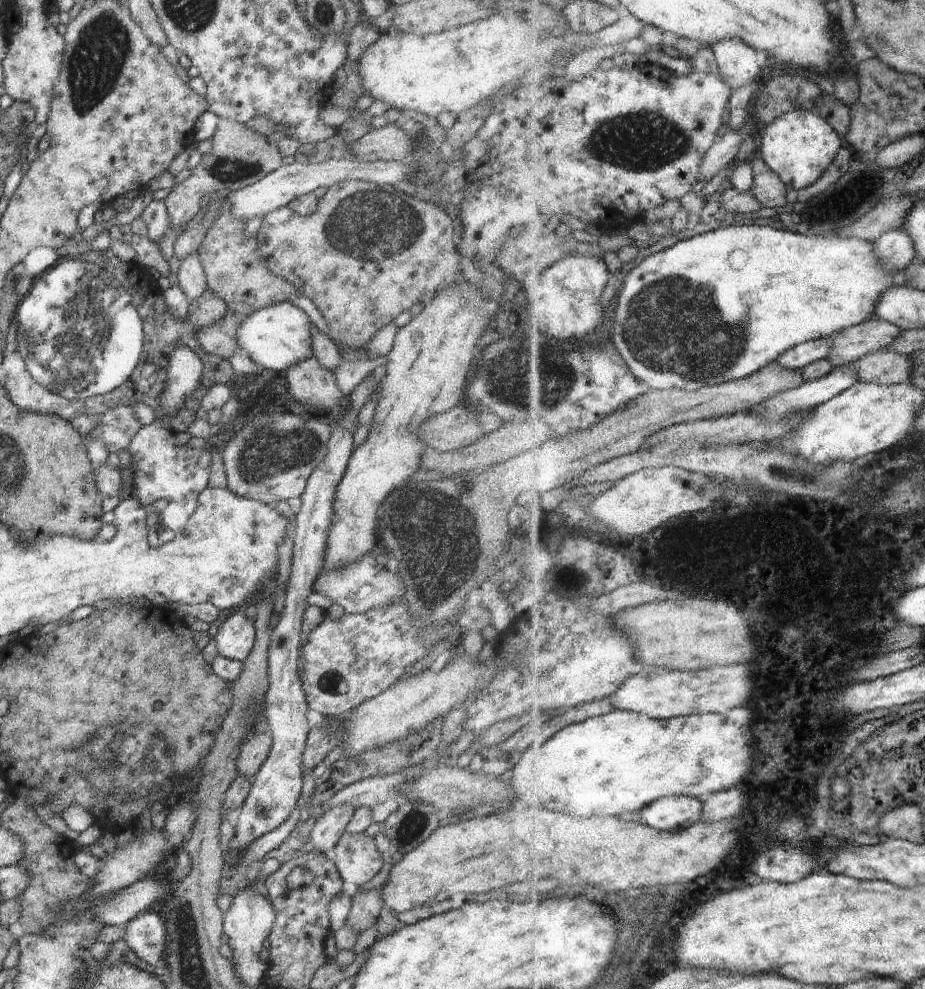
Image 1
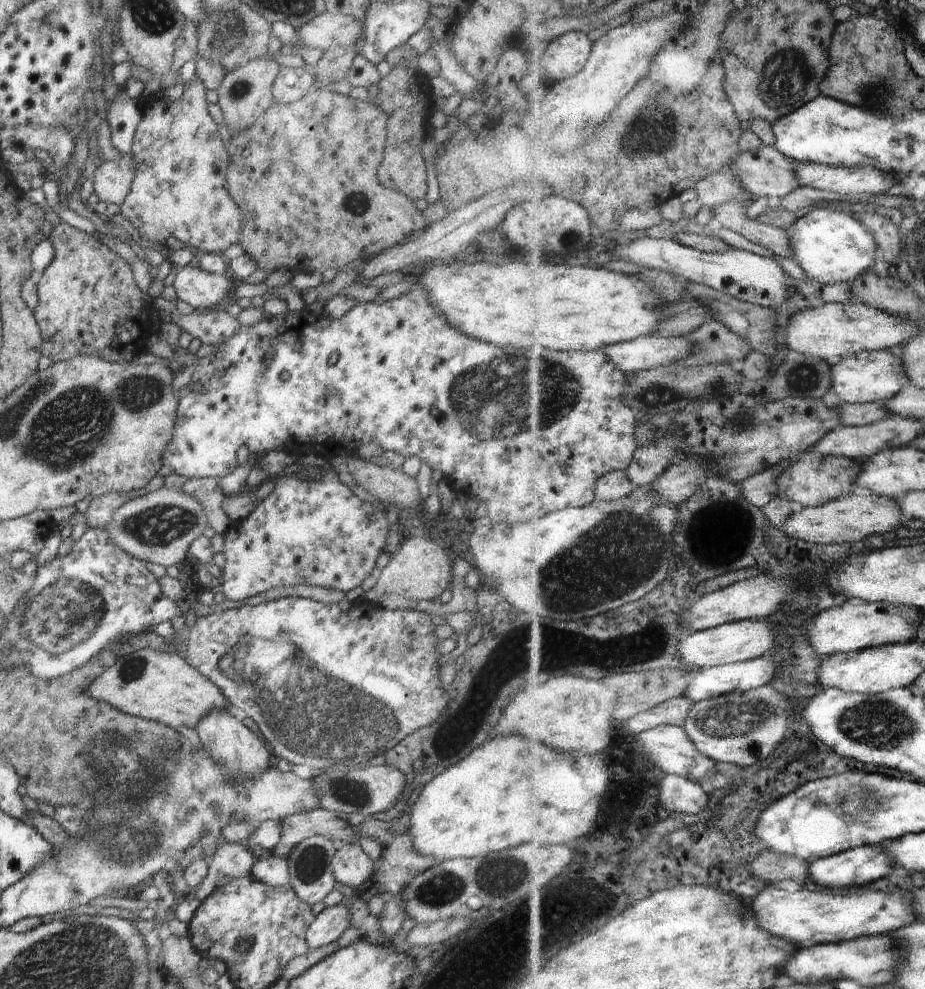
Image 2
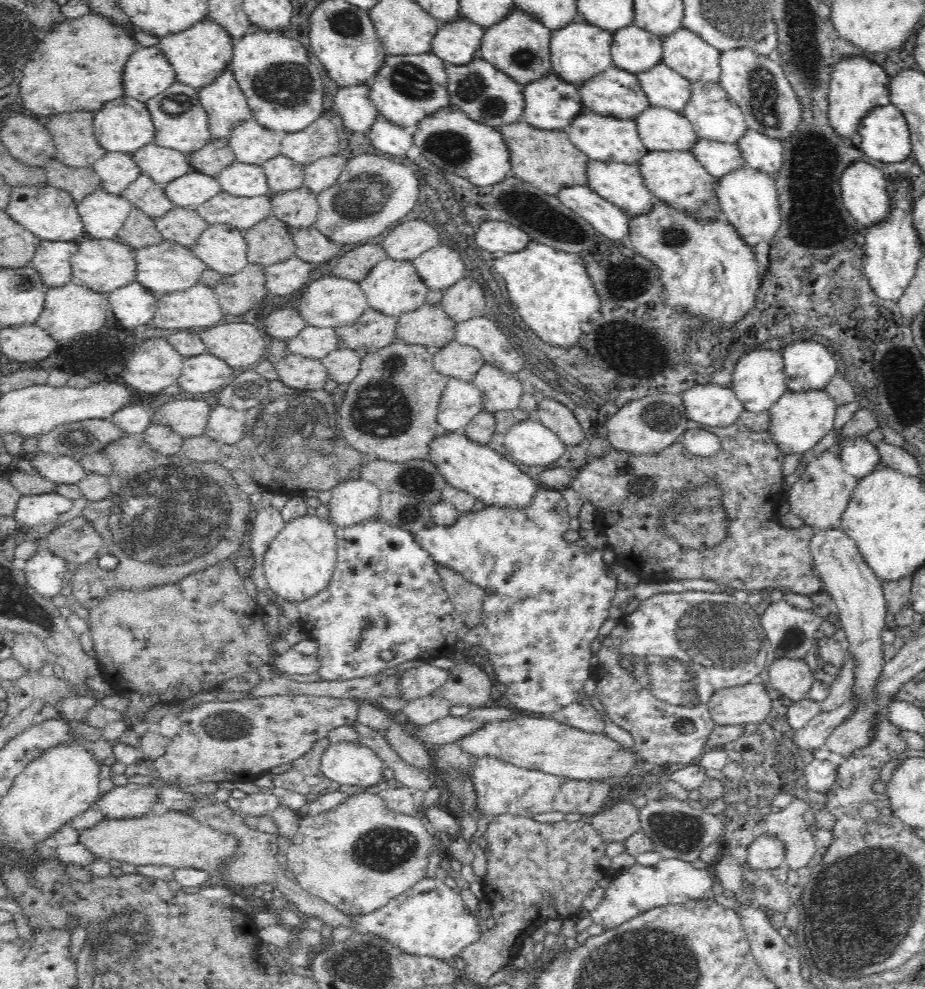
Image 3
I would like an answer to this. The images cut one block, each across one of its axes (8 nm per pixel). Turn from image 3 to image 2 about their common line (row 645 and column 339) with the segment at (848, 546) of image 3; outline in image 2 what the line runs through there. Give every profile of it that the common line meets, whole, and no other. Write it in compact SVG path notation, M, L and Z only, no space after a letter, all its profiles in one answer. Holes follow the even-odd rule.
M357 844L337 845L331 865L336 882L356 890L375 874L377 867L377 863Z

